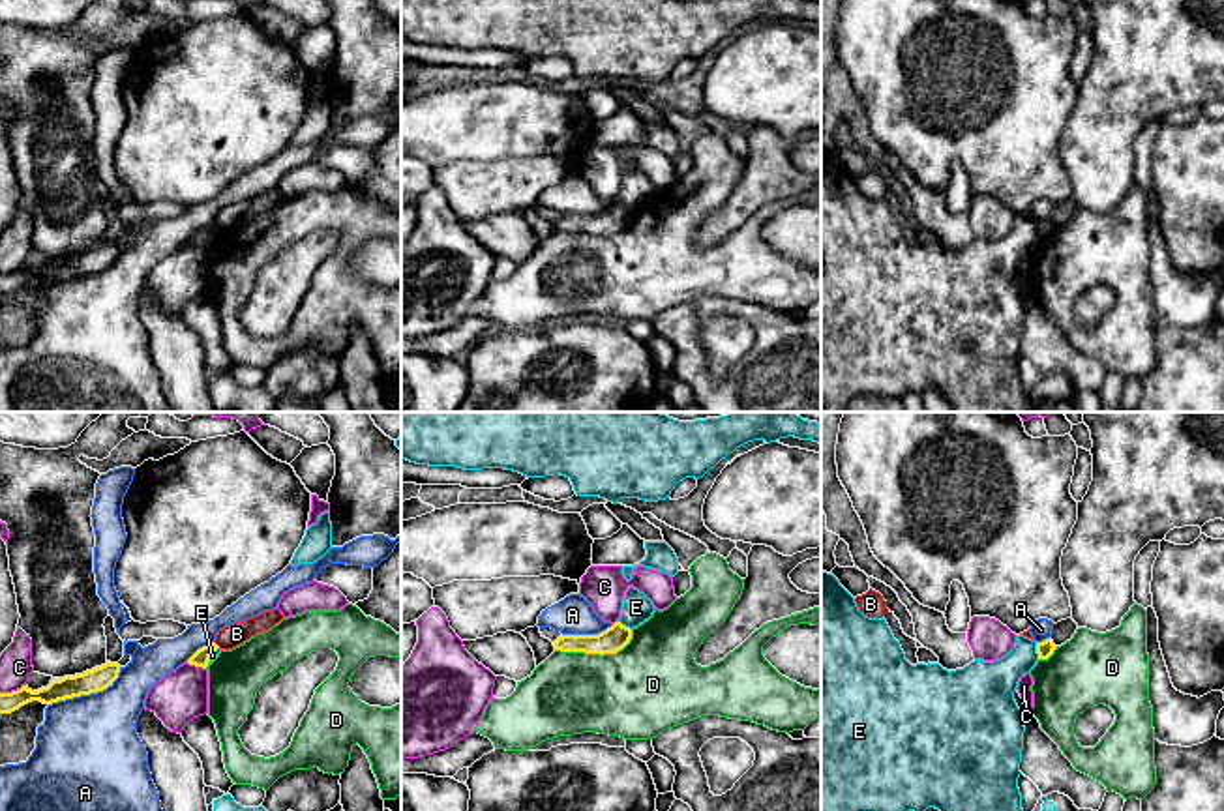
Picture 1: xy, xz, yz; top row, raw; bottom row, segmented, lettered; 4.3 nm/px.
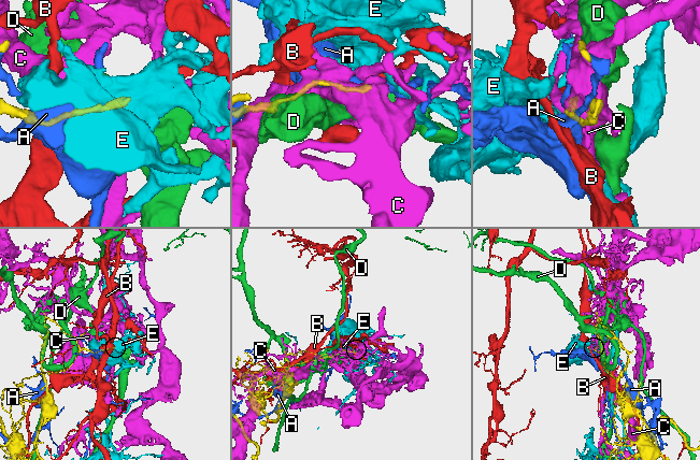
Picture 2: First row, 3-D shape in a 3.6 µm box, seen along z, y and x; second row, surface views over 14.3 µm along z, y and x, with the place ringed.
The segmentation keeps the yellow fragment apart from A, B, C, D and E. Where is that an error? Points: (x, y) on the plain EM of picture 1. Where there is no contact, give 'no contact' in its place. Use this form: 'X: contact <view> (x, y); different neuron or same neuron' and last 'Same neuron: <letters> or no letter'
A: contact xy (87, 274); different neuron
B: contact xy (216, 225); different neuron
C: contact xy (12, 272); different neuron
D: contact xz (597, 233); different neuron
E: contact yz (1037, 231); same neuron
Same neuron: E

